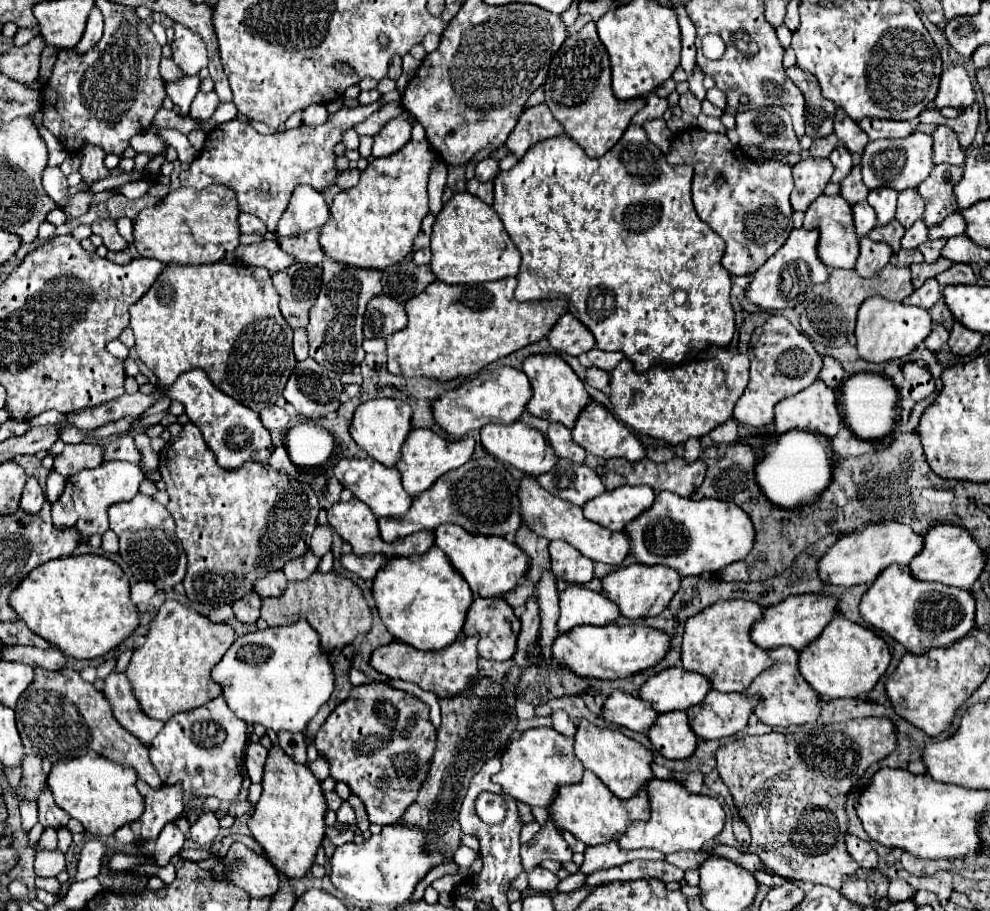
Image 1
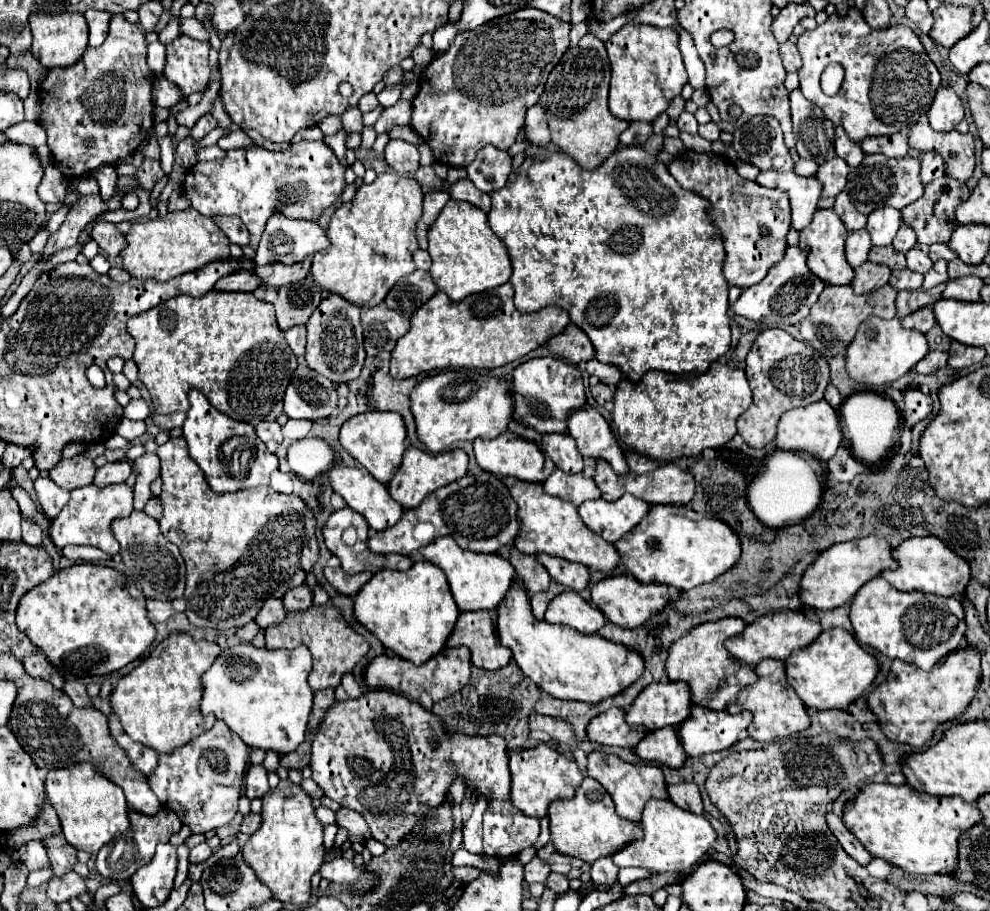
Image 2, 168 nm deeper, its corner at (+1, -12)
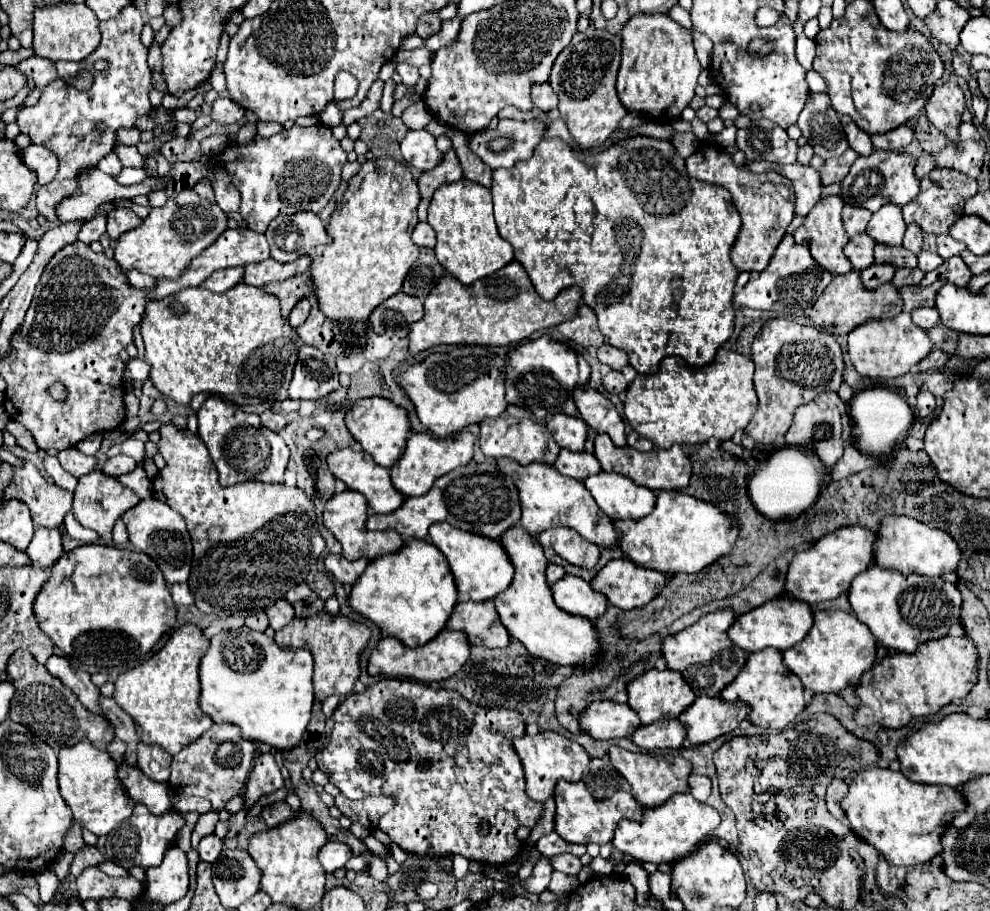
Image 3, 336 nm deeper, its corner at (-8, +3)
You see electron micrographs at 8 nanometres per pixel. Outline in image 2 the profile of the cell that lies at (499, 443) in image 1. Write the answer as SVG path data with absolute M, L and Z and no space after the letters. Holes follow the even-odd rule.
M509 431L501 433L495 439L475 439L473 441L475 447L475 457L477 457L477 465L493 475L503 475L503 477L515 477L521 481L531 481L531 483L543 483L551 471L555 469L555 463L533 443L527 439L521 439L517 435L511 435Z

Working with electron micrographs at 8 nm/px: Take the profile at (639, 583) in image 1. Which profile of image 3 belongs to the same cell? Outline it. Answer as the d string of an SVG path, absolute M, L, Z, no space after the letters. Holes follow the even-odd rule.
M612 560L590 584L594 590L604 594L612 606L634 610L654 600L654 596L662 592L664 584L668 584L668 576L658 570L642 568L630 560Z

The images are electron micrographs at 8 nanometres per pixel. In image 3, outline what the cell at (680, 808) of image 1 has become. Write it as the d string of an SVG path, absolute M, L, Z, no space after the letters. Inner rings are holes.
M674 794L670 796L670 800L660 804L660 808L644 810L644 818L640 822L622 820L616 828L612 844L616 850L638 862L676 862L692 854L702 842L706 842L708 836L718 828L718 824L720 814L712 806L694 800L692 794Z

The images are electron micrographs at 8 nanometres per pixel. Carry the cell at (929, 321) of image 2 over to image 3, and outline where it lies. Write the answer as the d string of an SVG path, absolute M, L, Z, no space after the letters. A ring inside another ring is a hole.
M918 308L912 312L912 320L914 324L918 324L924 330L930 330L934 324L938 324L938 310L932 308Z

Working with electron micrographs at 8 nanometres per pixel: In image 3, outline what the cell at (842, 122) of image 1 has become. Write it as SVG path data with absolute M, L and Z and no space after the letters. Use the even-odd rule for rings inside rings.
M842 116L840 120L842 120L842 128L844 128L844 132L846 132L846 138L848 138L850 148L856 150L856 152L862 154L862 156L868 156L868 154L874 150L874 148L872 148L872 142L870 142L870 136L868 136L864 130L860 130L860 128L854 124L854 120L850 120L850 116Z

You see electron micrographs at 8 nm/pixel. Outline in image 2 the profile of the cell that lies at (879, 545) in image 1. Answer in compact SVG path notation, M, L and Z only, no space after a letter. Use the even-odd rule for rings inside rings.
M863 537L863 539L853 539L845 543L835 543L831 545L825 553L821 553L803 573L801 579L801 589L799 589L799 599L803 605L815 607L815 609L835 609L841 607L843 603L851 601L853 595L863 587L869 579L877 577L885 567L897 567L893 563L893 547L885 545L883 539L879 537Z

